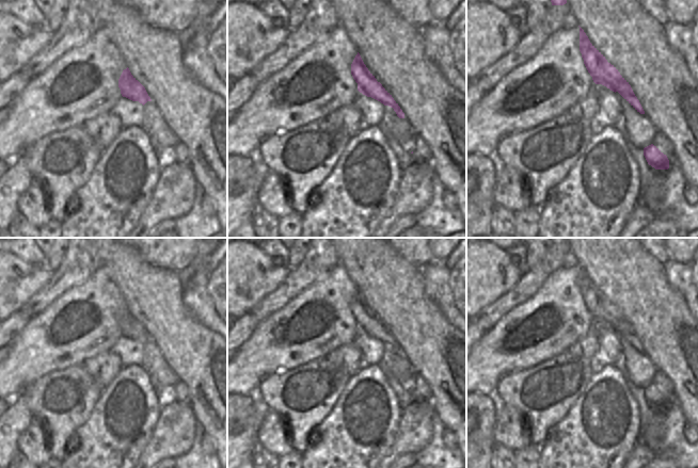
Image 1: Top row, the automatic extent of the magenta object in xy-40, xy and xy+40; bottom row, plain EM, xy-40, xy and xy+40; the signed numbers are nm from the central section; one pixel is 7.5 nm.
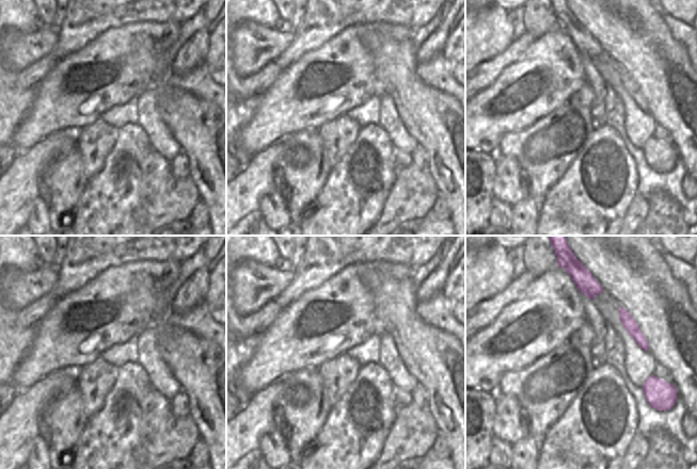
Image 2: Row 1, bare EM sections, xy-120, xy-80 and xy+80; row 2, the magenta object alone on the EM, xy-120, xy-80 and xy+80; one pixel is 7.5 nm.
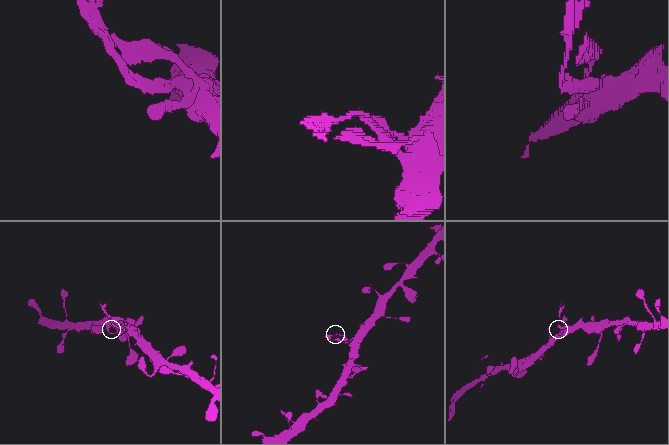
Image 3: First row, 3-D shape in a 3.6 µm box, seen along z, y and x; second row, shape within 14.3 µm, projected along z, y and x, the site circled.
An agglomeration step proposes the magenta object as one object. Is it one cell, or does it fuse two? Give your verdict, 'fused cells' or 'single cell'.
single cell

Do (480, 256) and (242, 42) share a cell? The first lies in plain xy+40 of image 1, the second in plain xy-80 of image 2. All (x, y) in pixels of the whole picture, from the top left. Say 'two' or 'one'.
one

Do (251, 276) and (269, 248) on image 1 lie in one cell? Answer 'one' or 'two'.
two

